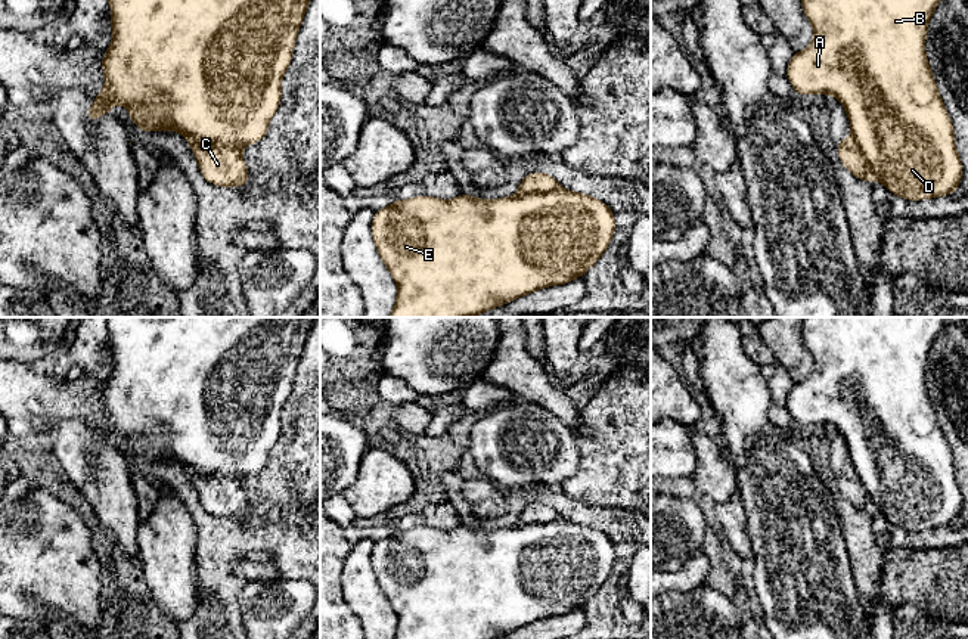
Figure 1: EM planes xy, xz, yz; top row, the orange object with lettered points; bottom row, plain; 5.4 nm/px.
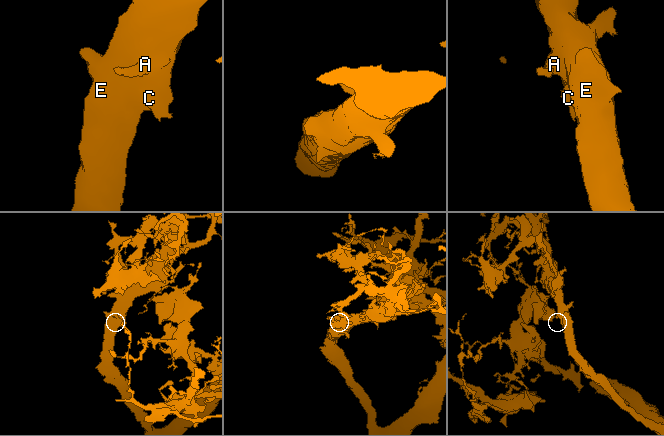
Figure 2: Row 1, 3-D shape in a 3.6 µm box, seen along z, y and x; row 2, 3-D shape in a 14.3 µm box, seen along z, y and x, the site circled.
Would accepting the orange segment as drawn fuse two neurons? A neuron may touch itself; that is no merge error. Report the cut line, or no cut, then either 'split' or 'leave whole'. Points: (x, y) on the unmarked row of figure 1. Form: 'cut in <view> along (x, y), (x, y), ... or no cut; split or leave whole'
cut in xy along (189, 472), (230, 477), (239, 484); split

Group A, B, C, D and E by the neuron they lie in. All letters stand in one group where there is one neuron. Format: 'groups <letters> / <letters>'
groups A B D E / C

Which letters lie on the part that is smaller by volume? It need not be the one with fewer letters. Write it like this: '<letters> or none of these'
C

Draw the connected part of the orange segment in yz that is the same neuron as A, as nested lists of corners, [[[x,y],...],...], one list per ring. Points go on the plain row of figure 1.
[[[803,317],[801,338],[813,356],[813,372],[804,381],[794,382],[785,406],[795,425],[823,424],[843,434],[872,509],[908,531],[947,527],[959,521],[964,502],[953,455],[925,385],[928,353],[946,320],[947,317]]]

